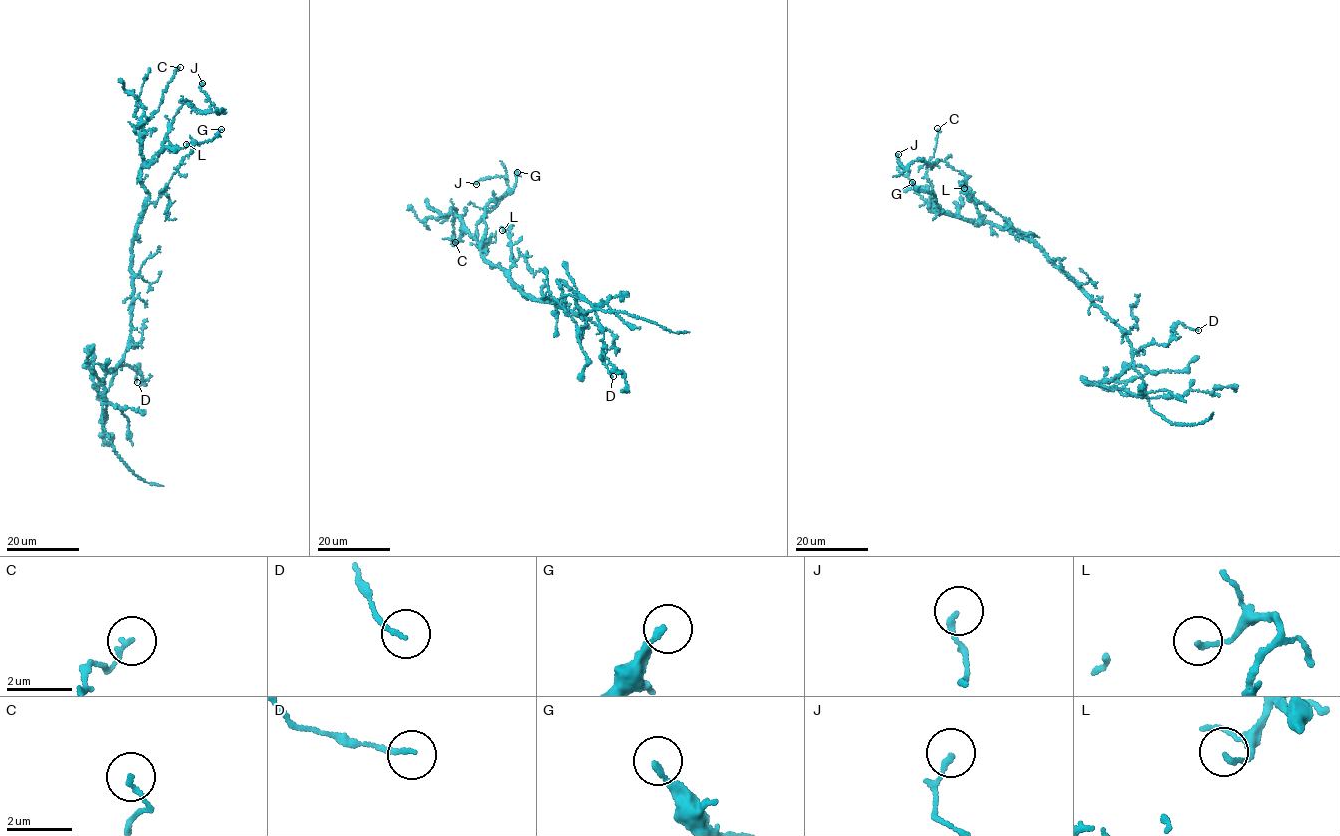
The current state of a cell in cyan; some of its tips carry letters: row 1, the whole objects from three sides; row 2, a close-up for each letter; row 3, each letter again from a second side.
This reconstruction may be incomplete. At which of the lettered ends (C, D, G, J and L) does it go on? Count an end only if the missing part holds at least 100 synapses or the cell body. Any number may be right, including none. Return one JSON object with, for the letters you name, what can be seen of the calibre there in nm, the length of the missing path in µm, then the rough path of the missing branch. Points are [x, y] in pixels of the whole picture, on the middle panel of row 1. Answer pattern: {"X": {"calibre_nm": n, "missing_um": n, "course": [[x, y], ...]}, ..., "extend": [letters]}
{"extend": []}

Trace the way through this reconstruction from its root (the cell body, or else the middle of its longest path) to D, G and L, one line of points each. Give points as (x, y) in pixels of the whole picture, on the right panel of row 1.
D: (1080, 286), (1136, 350), (1152, 342), (1167, 345), (1172, 328), (1179, 323), (1198, 330)
G: (1080, 286), (1018, 231), (983, 221), (976, 225), (940, 212), (934, 195), (915, 189), (912, 182)
L: (1080, 286), (1033, 242), (1019, 237), (1013, 225), (994, 209), (967, 195), (959, 184), (965, 184), (964, 188)

